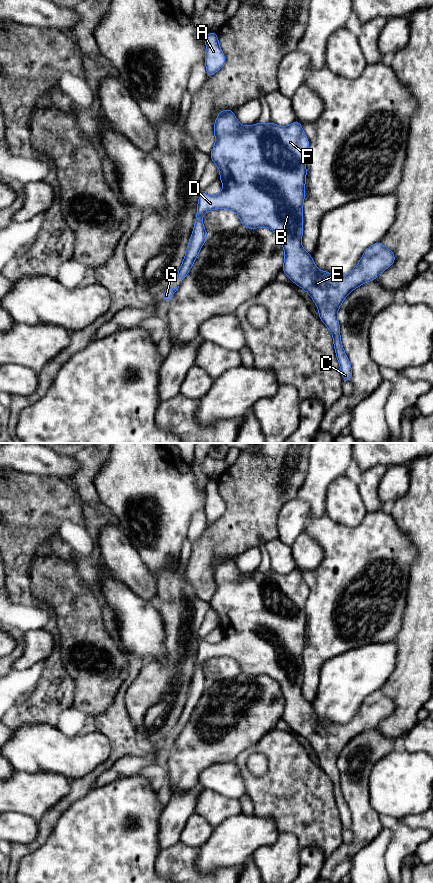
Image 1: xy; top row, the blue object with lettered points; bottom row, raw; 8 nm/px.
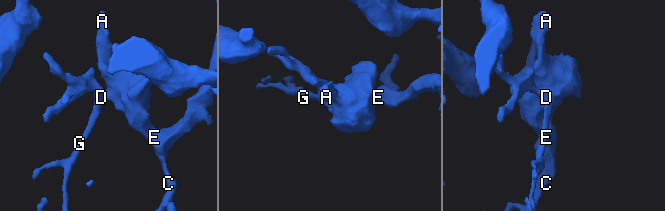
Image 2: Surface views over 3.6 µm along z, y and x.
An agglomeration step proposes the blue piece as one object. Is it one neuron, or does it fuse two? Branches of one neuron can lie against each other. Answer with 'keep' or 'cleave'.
cleave

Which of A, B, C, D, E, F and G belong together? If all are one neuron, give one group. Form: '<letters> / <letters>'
A B C D E F / G

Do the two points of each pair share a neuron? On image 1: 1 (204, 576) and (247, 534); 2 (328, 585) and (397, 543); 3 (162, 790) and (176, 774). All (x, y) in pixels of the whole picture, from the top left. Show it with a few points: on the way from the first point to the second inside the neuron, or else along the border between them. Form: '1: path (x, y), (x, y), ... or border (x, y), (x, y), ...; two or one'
1: path (204, 562), (233, 534); one
2: path (345, 582), (368, 559), (380, 555); one
3: border (165, 766), (173, 794); two

